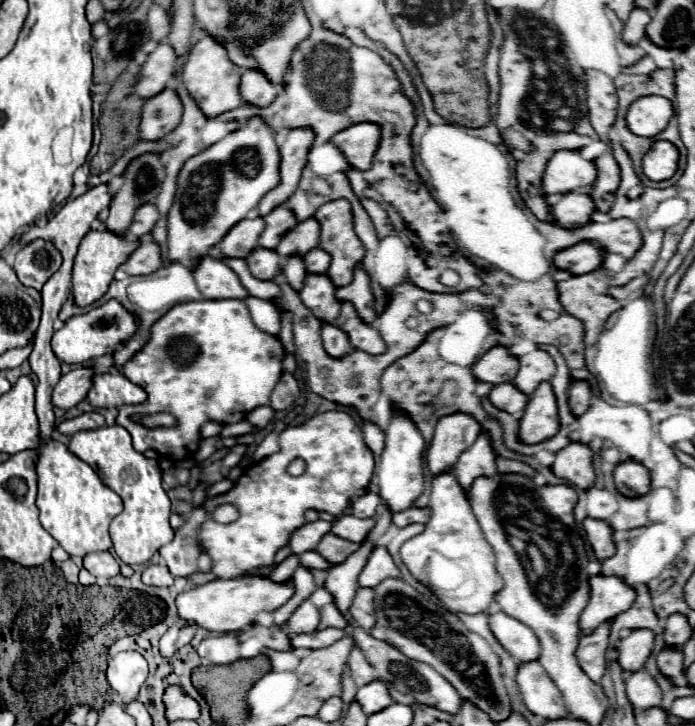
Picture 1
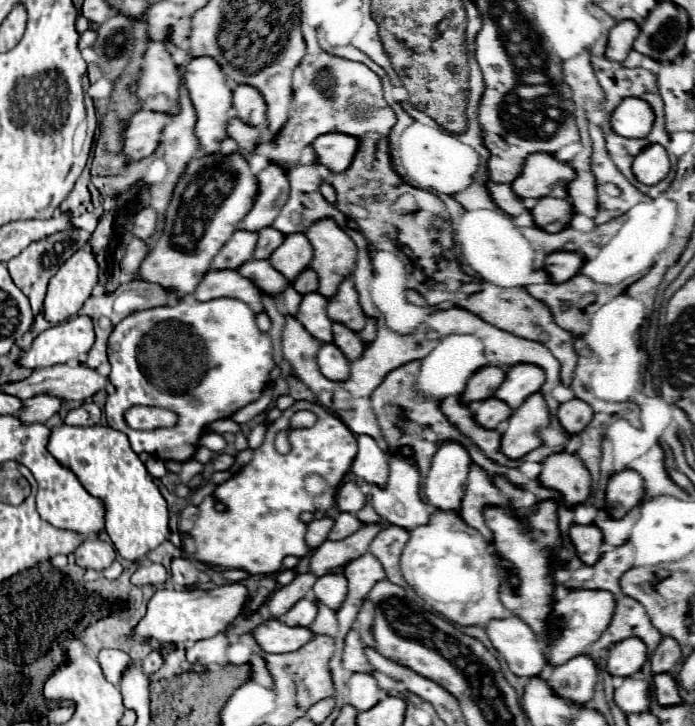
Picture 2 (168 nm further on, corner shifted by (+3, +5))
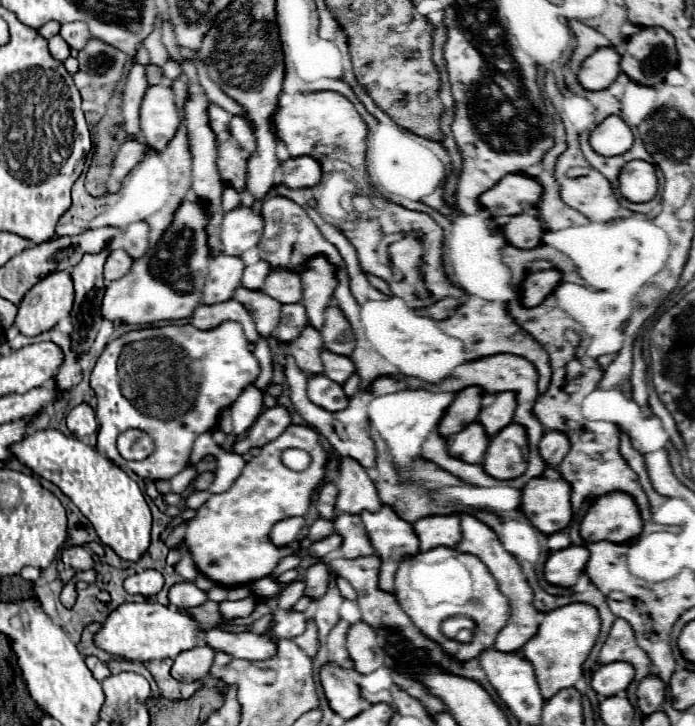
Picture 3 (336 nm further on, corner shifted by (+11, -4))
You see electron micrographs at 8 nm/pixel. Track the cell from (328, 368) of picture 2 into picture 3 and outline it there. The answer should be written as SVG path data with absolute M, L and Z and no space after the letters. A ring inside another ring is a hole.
M313 375L309 379L307 395L315 405L319 405L323 409L329 409L329 411L345 409L345 405L349 403L347 395L343 393L343 387L337 385L335 381L331 381L325 375Z

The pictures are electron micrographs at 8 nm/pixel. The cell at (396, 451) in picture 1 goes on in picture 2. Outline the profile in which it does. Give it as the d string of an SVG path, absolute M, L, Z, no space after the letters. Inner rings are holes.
M401 448L399 454L389 456L389 464L391 464L389 466L389 482L387 482L385 488L377 488L377 486L371 488L371 504L373 504L375 512L385 522L411 532L413 528L429 522L429 516L433 514L433 508L429 504L421 502L421 498L419 498L419 472L417 472L415 460L411 456L411 450Z

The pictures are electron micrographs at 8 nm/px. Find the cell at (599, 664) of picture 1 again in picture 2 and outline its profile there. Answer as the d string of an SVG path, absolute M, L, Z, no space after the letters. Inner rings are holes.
M577 656L567 664L553 668L551 676L545 682L565 702L573 706L587 706L593 698L597 670L589 656Z

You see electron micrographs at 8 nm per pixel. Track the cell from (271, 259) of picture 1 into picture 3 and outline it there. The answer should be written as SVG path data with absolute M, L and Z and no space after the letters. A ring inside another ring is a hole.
M239 287L233 297L249 309L249 313L257 325L257 331L261 335L269 337L273 333L273 329L279 325L281 303L277 299L269 297L265 291L261 291L261 289L253 291L247 287Z

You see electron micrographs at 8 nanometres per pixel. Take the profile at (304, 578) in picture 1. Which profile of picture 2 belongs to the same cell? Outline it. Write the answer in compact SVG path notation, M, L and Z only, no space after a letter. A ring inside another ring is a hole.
M307 572L307 574L295 576L295 580L293 580L291 584L277 588L277 590L269 596L269 600L267 600L267 606L269 606L271 614L273 614L275 618L283 616L295 602L299 602L301 598L305 598L305 594L313 588L315 580L317 580L317 578L315 578L311 572Z

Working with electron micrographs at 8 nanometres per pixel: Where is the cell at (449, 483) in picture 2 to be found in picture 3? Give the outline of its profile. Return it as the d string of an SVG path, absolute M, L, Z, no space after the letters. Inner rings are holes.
M457 513L451 515L427 515L413 523L413 529L421 541L419 549L433 549L437 545L455 547L461 539L461 527Z

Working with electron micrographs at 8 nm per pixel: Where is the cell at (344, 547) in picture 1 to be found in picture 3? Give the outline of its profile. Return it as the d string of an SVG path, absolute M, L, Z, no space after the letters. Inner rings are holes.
M317 561L315 565L311 565L307 569L303 581L307 585L305 595L309 595L313 599L321 597L325 593L325 589L329 587L329 581L331 581L331 569L329 569L329 565L323 563L323 561Z

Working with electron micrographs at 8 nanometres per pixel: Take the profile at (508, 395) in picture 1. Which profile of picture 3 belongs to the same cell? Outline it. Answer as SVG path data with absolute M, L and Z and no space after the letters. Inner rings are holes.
M479 421L467 425L457 435L447 439L449 453L467 463L481 463L487 451L487 443L489 435L485 433L485 427Z

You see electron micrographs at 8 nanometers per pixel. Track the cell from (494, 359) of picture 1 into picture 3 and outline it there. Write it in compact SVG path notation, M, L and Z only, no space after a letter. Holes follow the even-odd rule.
M465 387L463 391L459 391L453 405L449 405L445 417L439 423L439 433L443 437L449 437L453 433L459 433L465 425L477 421L477 413L481 411L481 399L481 387Z

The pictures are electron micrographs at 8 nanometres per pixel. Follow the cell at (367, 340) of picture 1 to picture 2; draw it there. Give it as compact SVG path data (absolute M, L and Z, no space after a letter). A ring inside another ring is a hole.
M333 324L333 344L343 352L347 362L357 360L365 350L365 344L361 342L361 338L353 330L345 328L343 324Z

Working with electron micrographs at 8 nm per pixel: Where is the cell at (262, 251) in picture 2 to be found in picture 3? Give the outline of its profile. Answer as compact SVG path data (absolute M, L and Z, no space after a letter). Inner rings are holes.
M263 259L257 261L255 265L245 267L245 271L243 271L243 285L247 289L261 289L265 277L269 275L269 269L271 269L271 265L265 263Z

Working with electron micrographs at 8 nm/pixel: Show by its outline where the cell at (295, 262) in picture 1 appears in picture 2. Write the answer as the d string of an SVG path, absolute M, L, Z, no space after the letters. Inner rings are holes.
M289 284L289 286L285 288L285 292L277 298L277 306L281 308L281 312L283 312L283 314L289 314L289 316L295 316L295 314L297 314L299 304L301 304L301 296L293 290L291 284Z

